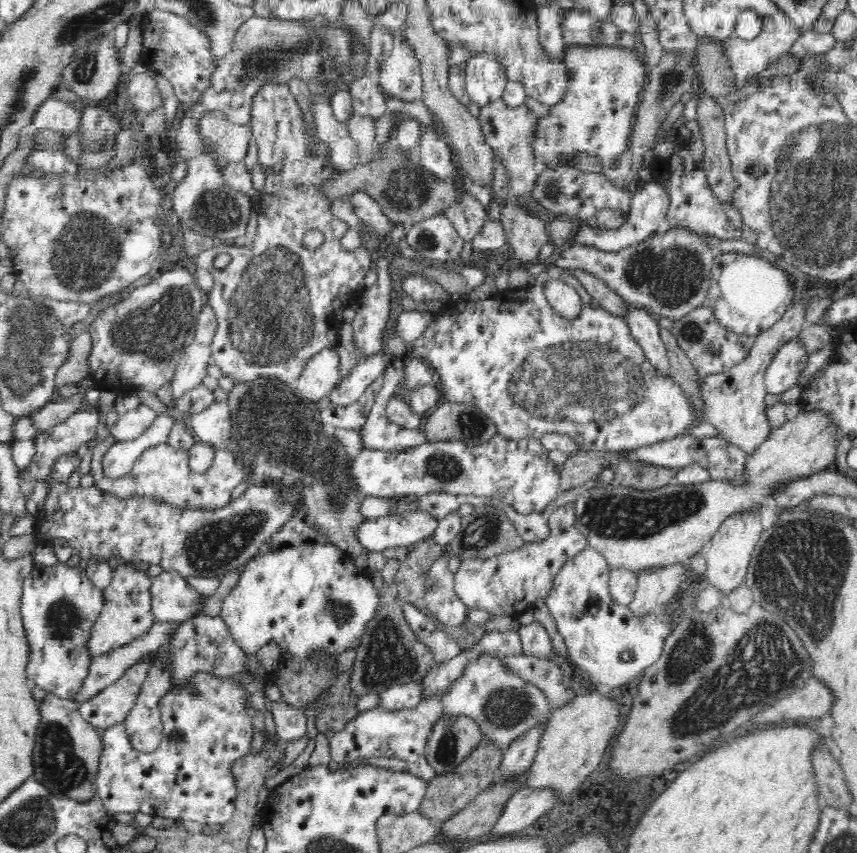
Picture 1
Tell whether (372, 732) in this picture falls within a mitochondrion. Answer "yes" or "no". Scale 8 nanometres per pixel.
no

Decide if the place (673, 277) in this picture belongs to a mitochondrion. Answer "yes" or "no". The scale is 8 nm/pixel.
yes

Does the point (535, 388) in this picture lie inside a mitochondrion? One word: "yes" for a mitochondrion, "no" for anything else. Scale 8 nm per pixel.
yes

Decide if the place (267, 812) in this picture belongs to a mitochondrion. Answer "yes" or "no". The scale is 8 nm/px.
no

